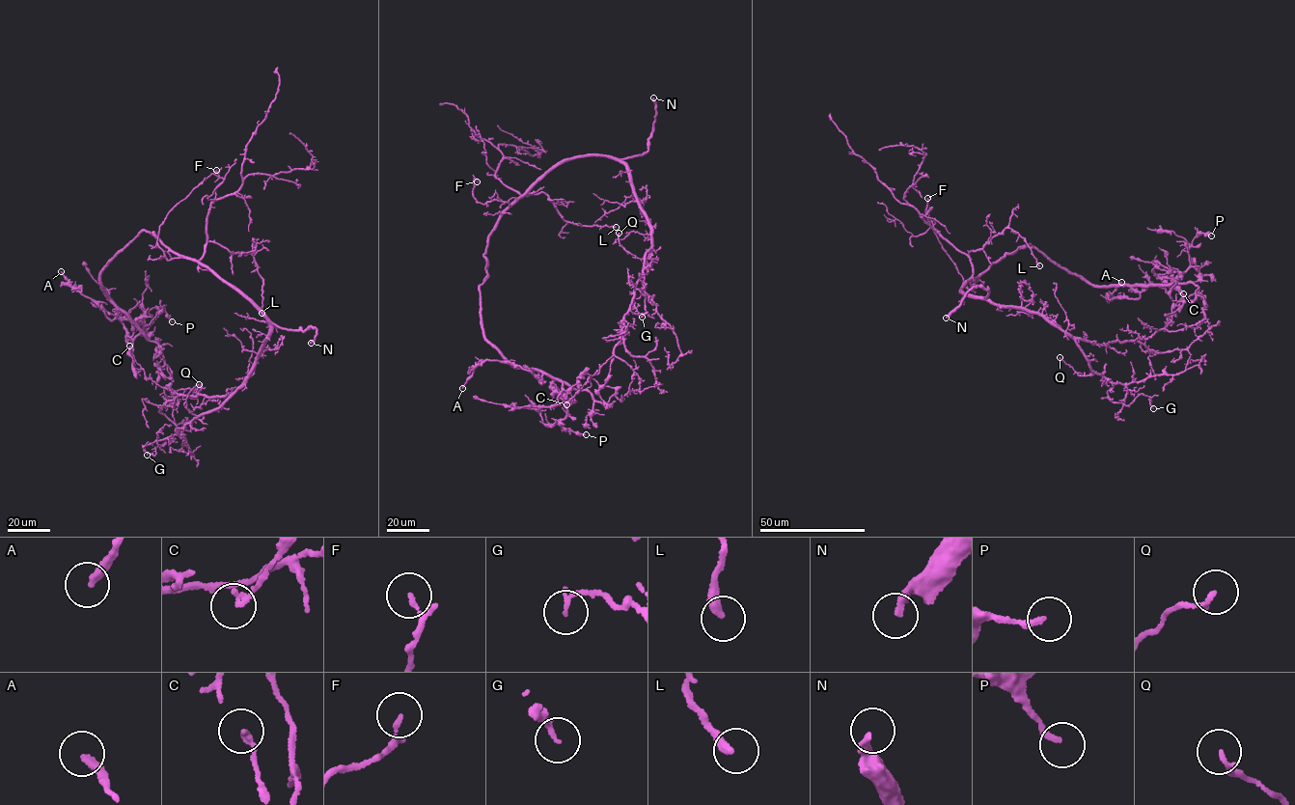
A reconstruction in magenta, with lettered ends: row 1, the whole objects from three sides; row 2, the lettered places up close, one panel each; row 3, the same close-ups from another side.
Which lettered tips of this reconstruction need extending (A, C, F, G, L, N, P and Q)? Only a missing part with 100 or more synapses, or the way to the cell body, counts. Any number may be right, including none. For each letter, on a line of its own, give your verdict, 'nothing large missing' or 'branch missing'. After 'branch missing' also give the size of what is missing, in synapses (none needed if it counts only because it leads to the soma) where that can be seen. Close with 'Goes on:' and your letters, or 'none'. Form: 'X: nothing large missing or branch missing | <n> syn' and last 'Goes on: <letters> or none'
A: nothing large missing
C: nothing large missing
F: nothing large missing
G: nothing large missing
L: nothing large missing
N: branch missing
P: nothing large missing
Q: nothing large missing
Goes on: N

